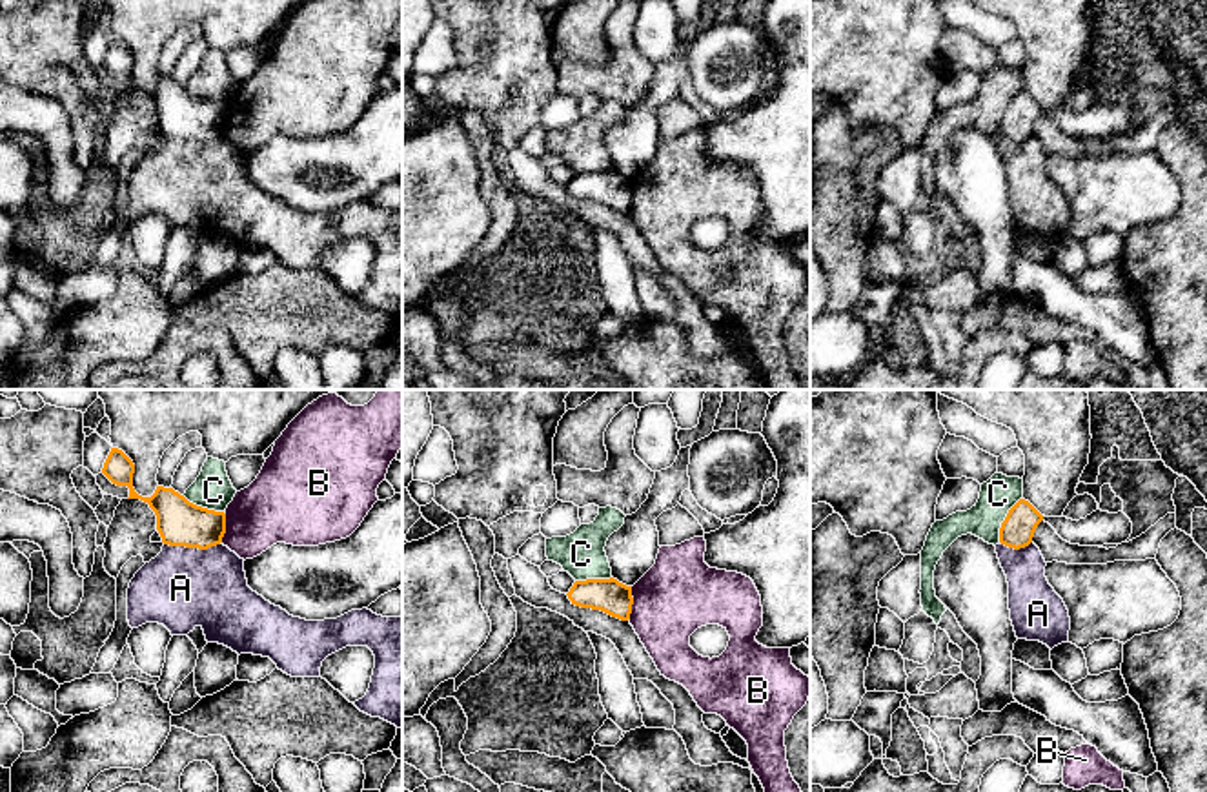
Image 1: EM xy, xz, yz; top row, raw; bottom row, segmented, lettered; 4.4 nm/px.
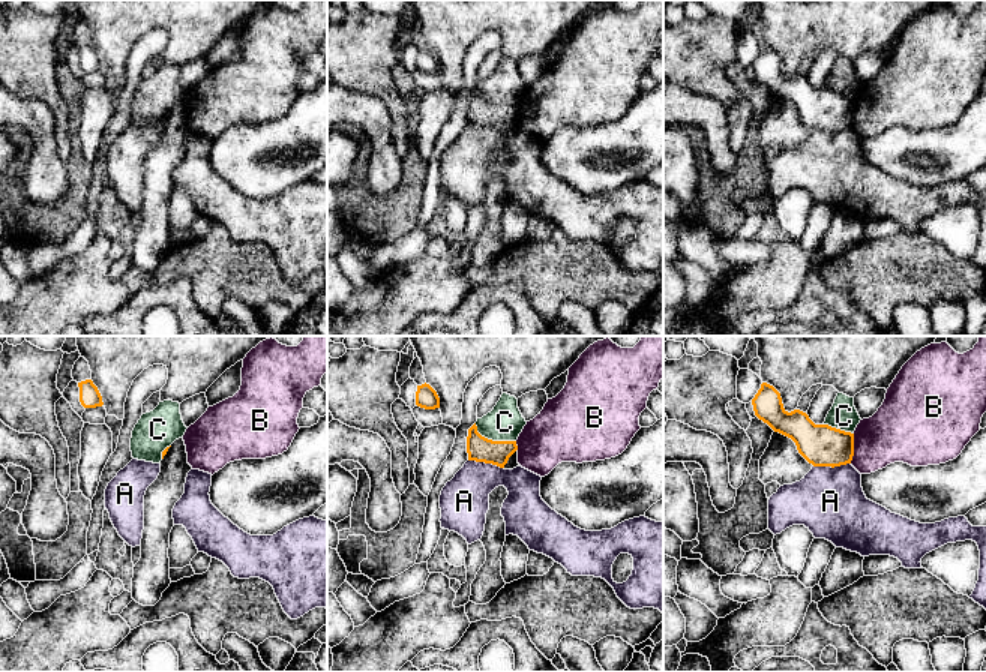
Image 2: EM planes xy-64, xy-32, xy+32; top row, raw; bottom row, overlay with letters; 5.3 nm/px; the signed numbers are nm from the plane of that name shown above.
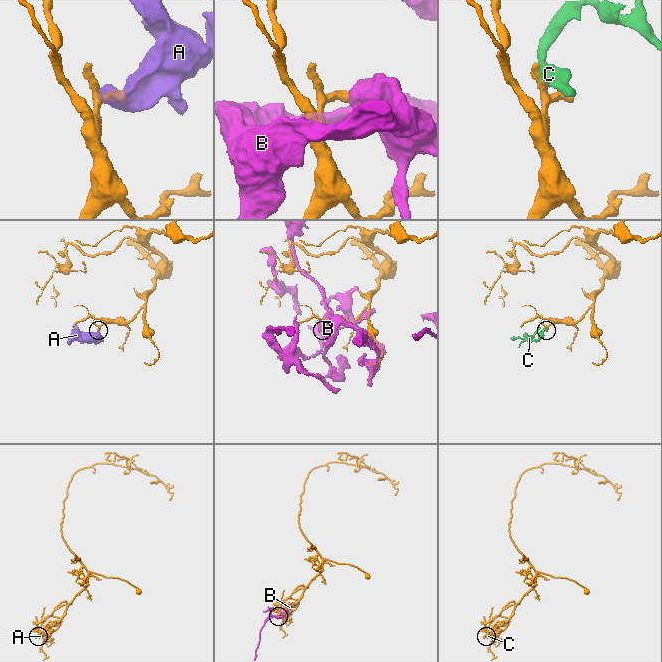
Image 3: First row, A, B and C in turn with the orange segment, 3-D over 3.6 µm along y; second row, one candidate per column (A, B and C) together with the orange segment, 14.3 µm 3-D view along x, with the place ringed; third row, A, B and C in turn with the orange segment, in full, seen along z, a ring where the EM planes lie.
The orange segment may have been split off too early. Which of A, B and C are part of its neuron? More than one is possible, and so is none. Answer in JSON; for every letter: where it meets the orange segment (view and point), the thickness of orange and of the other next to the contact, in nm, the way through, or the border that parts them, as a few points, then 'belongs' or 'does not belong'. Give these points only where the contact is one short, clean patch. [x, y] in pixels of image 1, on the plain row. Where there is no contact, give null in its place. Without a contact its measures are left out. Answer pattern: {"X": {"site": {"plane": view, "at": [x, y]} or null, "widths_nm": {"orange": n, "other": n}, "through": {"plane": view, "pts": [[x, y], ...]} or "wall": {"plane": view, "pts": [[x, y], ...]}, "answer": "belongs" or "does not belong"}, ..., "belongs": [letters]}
{"A": {"site": {"plane": "xy", "at": [192, 139]}, "widths_nm": {"orange": 200, "other": 360}, "wall": {"plane": "xy", "pts": [[221, 133], [206, 141], [164, 137]]}, "answer": "does not belong"}, "B": {"site": {"plane": "xz", "at": [632, 195]}, "widths_nm": {"orange": 150, "other": 340}, "answer": "does not belong"}, "C": {"site": {"plane": "yz", "at": [1005, 111]}, "widths_nm": {"orange": 150, "other": 160}, "wall": {"plane": "yz", "pts": [[1022, 90], [1002, 115], [998, 133]]}, "answer": "does not belong"}, "belongs": []}

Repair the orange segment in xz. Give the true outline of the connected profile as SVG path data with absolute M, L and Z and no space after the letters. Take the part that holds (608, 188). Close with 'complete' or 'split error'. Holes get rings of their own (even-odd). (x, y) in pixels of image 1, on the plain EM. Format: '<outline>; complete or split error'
M614 169L575 173L566 188L575 198L601 202L621 213L628 213L632 206L632 178Z; complete

